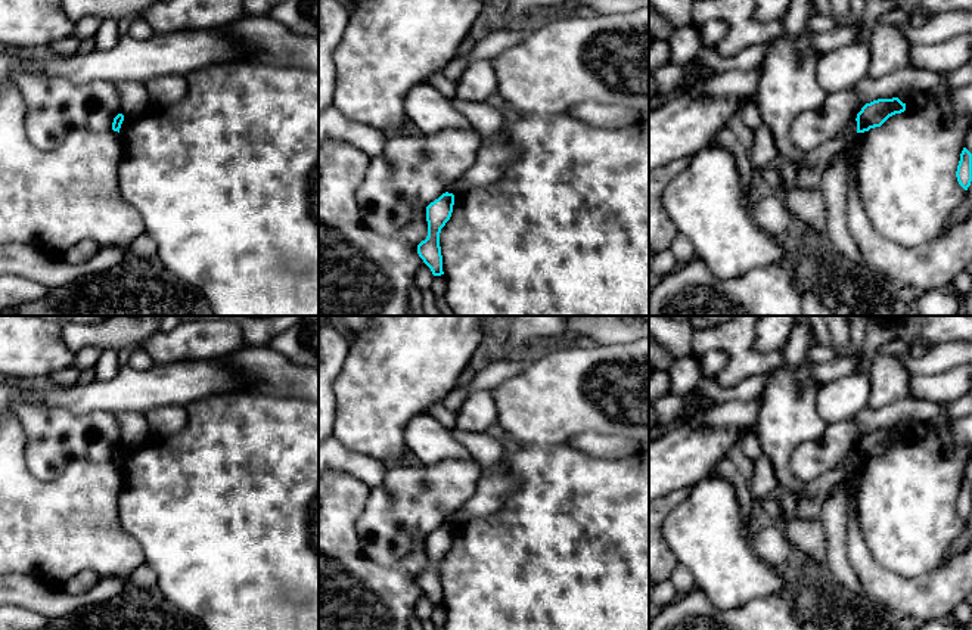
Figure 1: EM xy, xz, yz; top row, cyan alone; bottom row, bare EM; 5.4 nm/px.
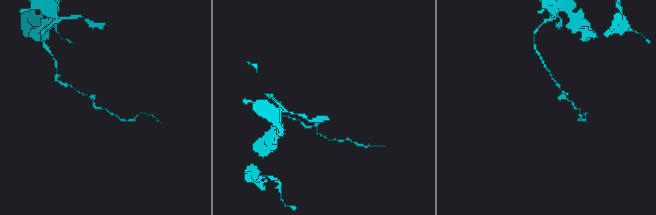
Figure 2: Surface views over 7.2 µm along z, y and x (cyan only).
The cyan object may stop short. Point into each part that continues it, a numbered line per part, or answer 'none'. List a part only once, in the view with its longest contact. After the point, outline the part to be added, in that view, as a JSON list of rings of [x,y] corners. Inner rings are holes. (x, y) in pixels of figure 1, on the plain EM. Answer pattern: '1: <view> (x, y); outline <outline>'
none

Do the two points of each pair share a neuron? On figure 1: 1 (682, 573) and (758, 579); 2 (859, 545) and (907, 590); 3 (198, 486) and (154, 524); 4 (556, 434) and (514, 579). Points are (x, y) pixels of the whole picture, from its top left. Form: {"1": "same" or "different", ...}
{"1": "different", "2": "same", "3": "same", "4": "different"}

